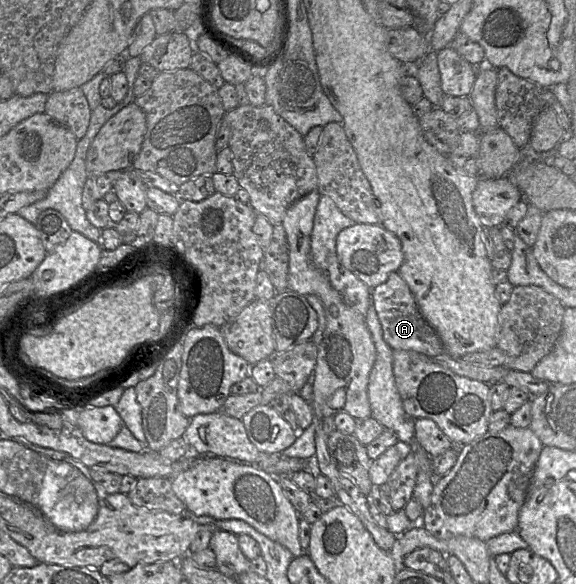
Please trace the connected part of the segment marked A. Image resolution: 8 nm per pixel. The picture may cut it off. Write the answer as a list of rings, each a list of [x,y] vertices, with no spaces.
[[[392,272],[388,279],[371,290],[372,303],[382,326],[383,339],[393,350],[410,350],[435,358],[446,352],[436,331],[425,321],[417,306],[414,295],[399,272]]]

